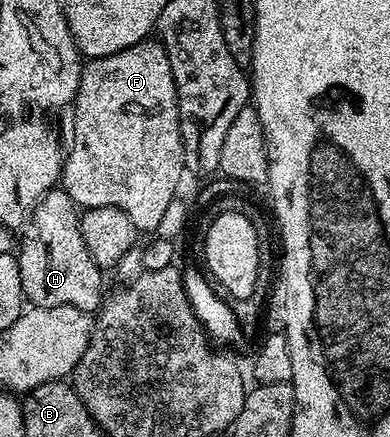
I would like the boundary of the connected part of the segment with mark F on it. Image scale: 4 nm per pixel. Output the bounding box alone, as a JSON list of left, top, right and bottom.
[60,38,186,233]

